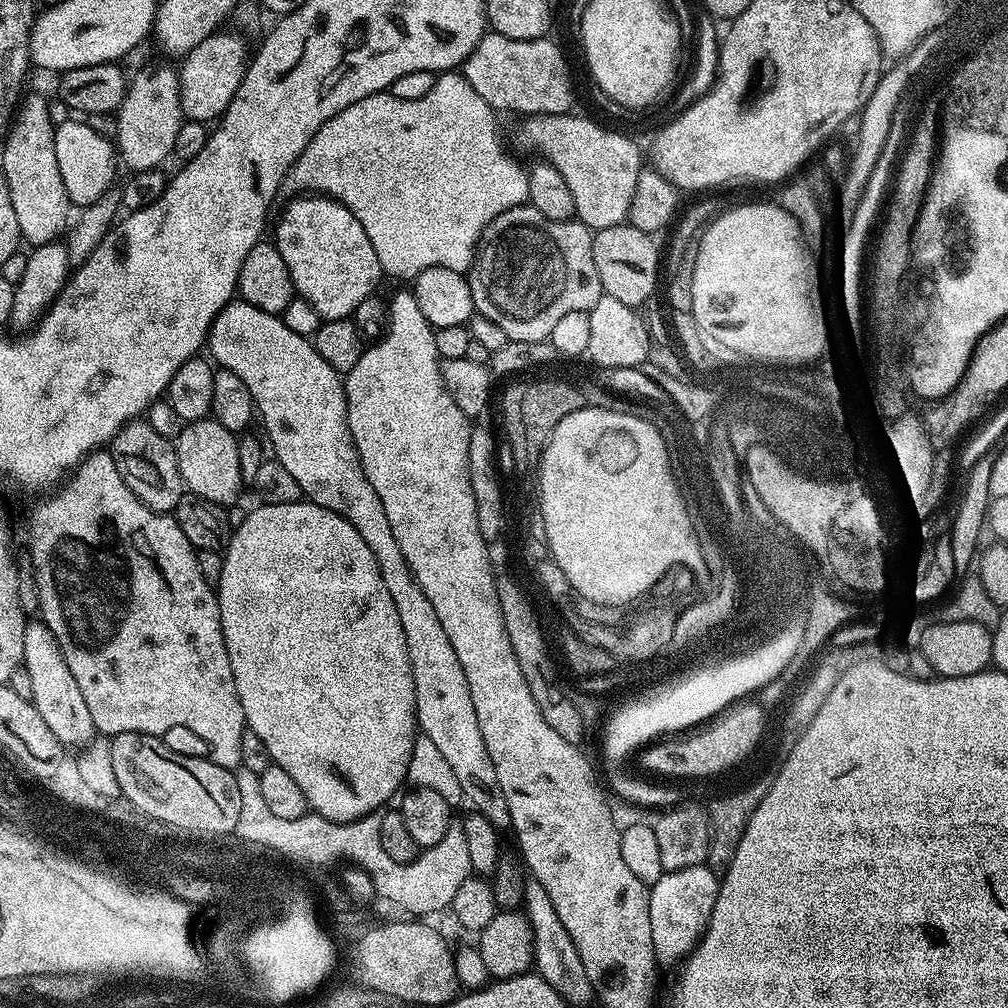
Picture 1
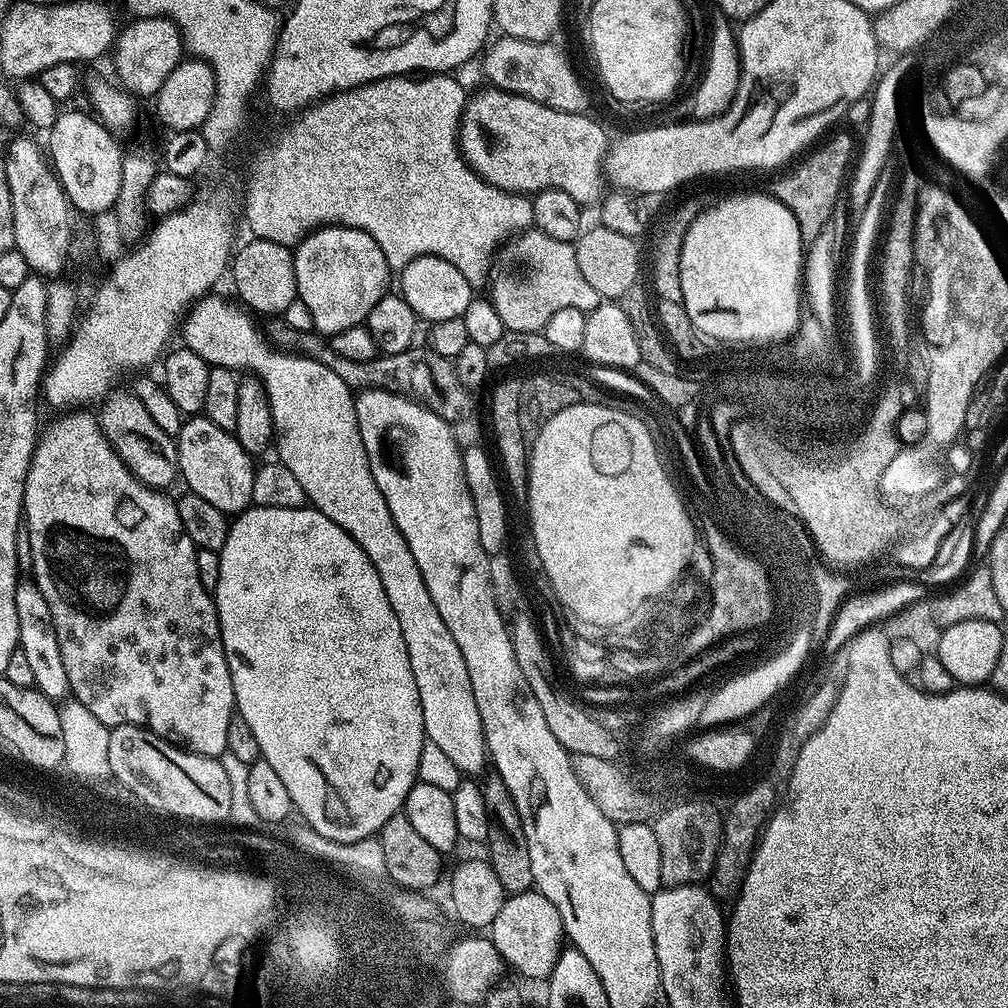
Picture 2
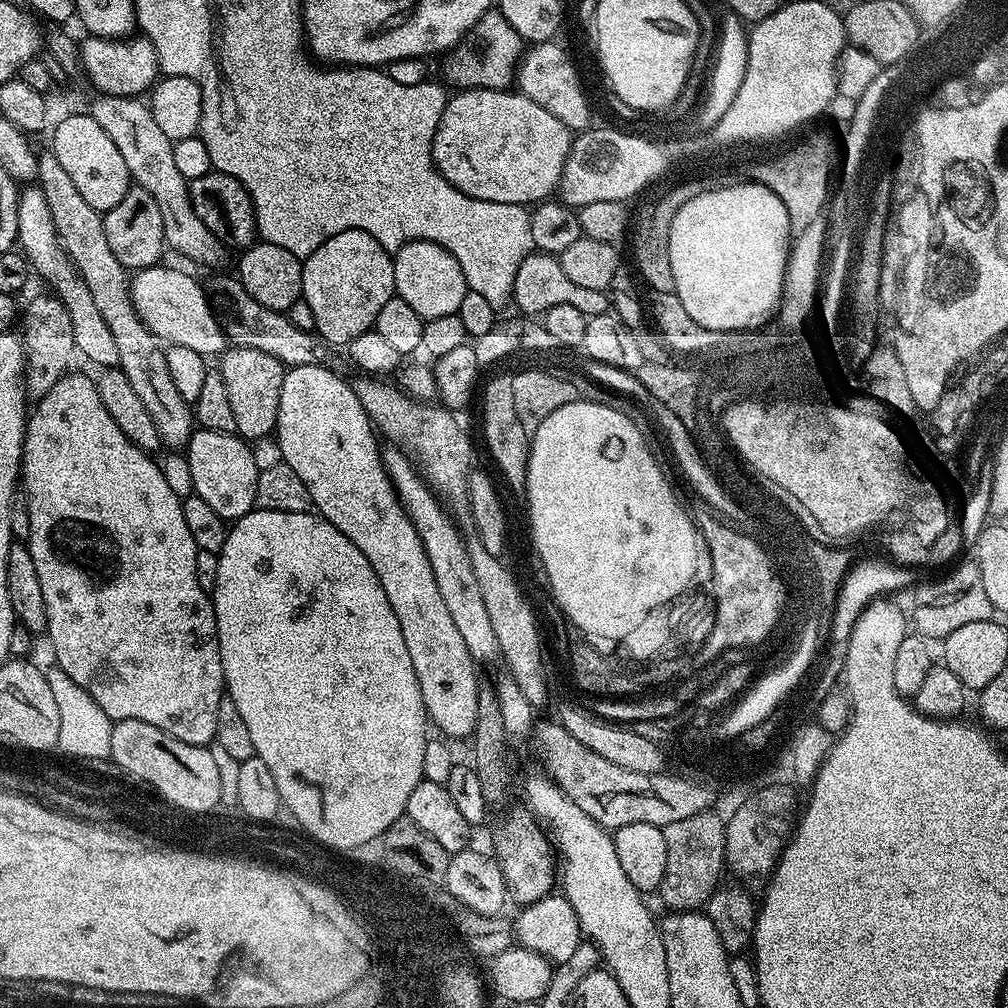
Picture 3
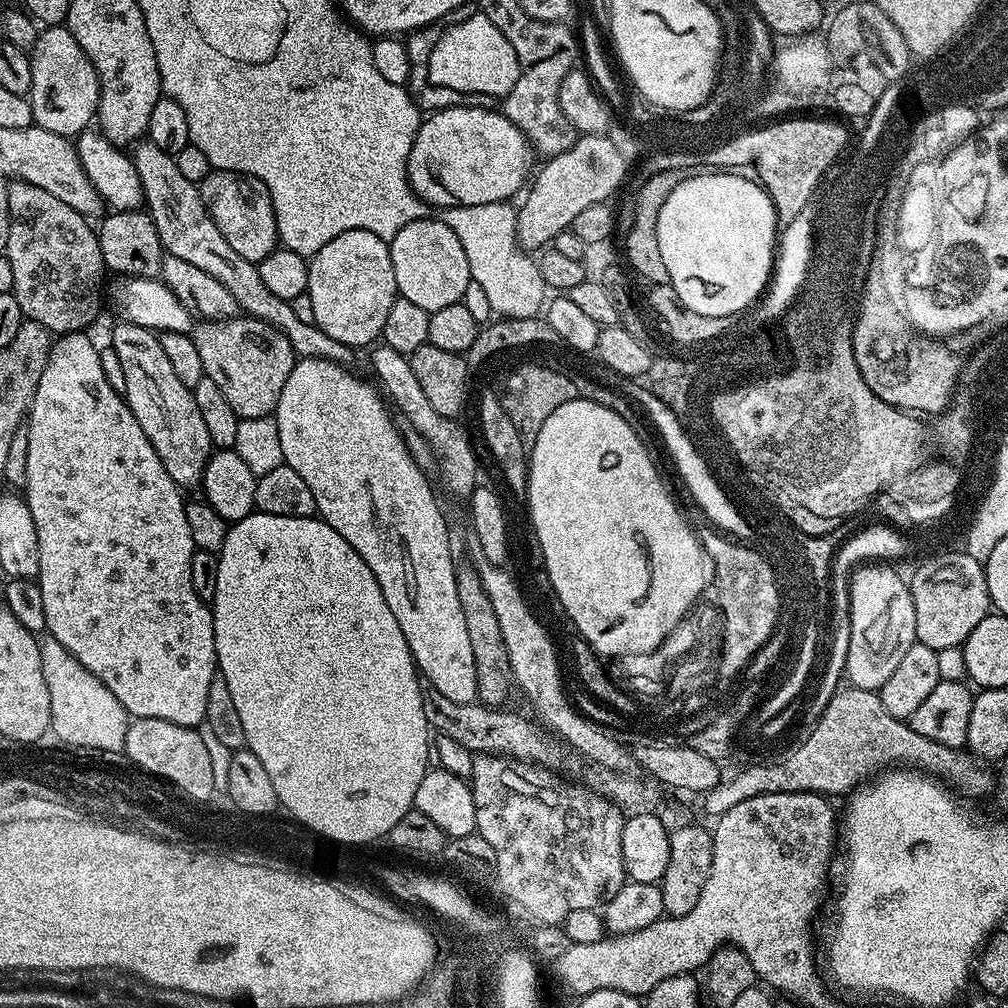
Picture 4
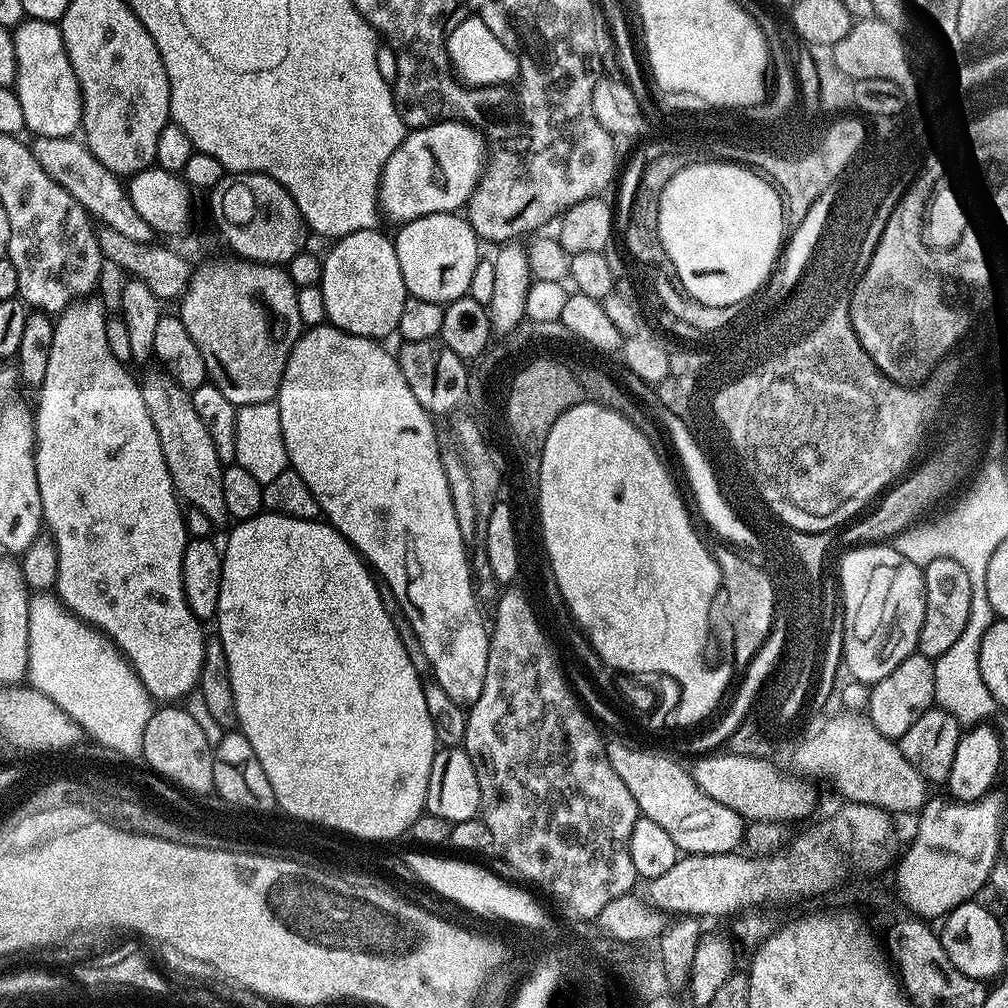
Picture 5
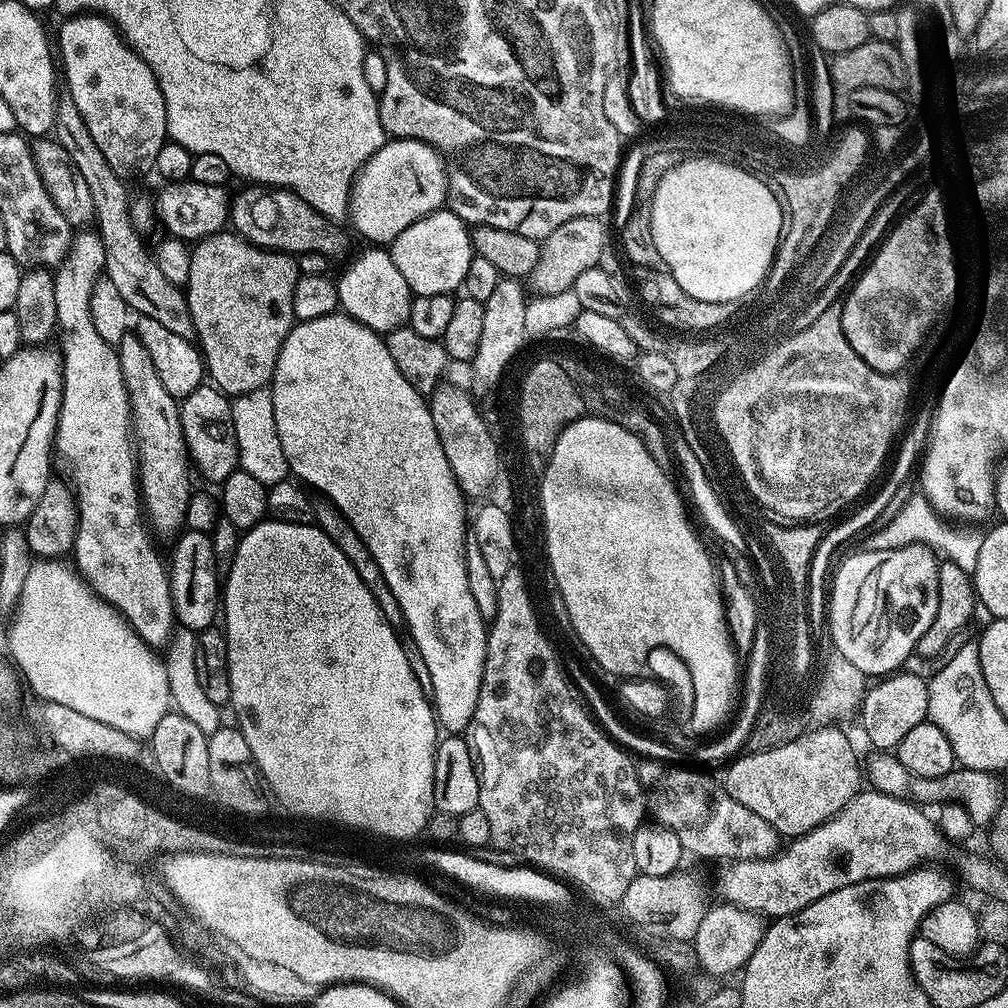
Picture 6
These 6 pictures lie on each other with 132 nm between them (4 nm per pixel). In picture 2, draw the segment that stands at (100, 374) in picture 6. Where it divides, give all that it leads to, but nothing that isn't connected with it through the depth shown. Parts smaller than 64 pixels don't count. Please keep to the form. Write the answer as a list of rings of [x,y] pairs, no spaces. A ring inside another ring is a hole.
[[[76,410],[65,415],[68,417],[58,421],[45,436],[43,433],[39,437],[36,453],[32,455],[32,465],[26,474],[22,513],[23,523],[30,534],[33,554],[31,575],[42,590],[42,598],[46,598],[46,606],[50,606],[50,618],[54,618],[54,630],[58,634],[58,646],[62,650],[62,662],[66,665],[71,695],[79,704],[86,706],[86,710],[90,710],[90,714],[94,714],[98,722],[107,724],[109,729],[120,724],[139,724],[151,728],[159,736],[183,742],[191,751],[199,752],[201,756],[219,758],[228,750],[230,722],[237,715],[236,699],[222,646],[216,601],[213,593],[202,586],[202,578],[198,578],[197,547],[192,543],[190,534],[186,534],[182,518],[178,518],[176,500],[163,491],[145,486],[124,465],[122,458],[118,458],[111,442],[105,438],[104,431],[100,428],[99,419],[95,415],[87,416],[86,413],[84,410]]]

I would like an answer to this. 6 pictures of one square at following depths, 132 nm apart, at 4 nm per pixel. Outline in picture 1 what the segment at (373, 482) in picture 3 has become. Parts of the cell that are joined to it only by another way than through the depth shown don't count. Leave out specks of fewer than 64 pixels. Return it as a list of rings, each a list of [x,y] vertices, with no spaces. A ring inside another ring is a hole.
[[[239,298],[233,299],[214,318],[212,329],[208,332],[207,351],[212,351],[211,359],[217,365],[242,378],[250,389],[250,398],[256,403],[258,420],[264,423],[264,432],[272,443],[271,455],[286,468],[287,473],[298,482],[303,495],[309,501],[326,510],[334,510],[370,546],[370,554],[380,567],[382,582],[386,582],[386,591],[394,598],[394,607],[398,610],[398,618],[402,622],[402,634],[406,634],[406,650],[410,654],[410,666],[414,674],[414,690],[416,691],[416,722],[419,731],[430,742],[434,742],[441,754],[446,757],[450,770],[458,777],[462,785],[465,801],[473,804],[475,811],[485,816],[498,830],[511,829],[510,806],[506,806],[506,794],[502,794],[502,786],[498,786],[498,770],[494,762],[490,762],[486,742],[482,742],[482,730],[478,730],[478,714],[474,714],[474,702],[470,699],[470,686],[466,686],[466,674],[458,662],[458,654],[454,654],[454,646],[450,646],[450,638],[446,638],[446,630],[442,630],[442,622],[438,622],[438,613],[430,606],[430,598],[422,594],[406,557],[402,554],[402,546],[394,538],[394,530],[390,530],[390,522],[386,519],[386,510],[378,494],[374,494],[374,486],[366,478],[360,465],[358,450],[354,446],[354,438],[348,425],[348,407],[344,393],[344,381],[341,373],[335,372],[318,354],[315,343],[302,334],[294,334],[290,326],[280,316],[266,314],[266,310],[258,310],[258,306],[250,306]]]

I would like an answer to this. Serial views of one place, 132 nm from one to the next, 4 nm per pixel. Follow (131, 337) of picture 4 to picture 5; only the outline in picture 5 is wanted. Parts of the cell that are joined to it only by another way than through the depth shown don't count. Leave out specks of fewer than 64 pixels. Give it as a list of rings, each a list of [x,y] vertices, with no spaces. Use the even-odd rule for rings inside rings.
[[[155,371],[146,373],[144,380],[142,376],[139,386],[142,402],[146,402],[146,410],[150,410],[150,422],[154,422],[154,430],[158,430],[158,442],[162,442],[162,454],[176,494],[185,505],[202,510],[213,525],[229,523],[226,498],[222,498],[225,465],[218,458],[218,450],[214,450],[214,438],[210,438],[210,430],[206,430],[202,418],[198,418],[189,389],[176,383],[167,372]]]

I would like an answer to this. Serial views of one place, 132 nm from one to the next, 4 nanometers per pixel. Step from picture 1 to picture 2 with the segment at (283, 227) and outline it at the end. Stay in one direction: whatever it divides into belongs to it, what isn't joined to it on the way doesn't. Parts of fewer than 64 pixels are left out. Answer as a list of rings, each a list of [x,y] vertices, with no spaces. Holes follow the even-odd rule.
[[[321,226],[308,232],[295,245],[294,274],[296,275],[296,295],[314,317],[315,331],[328,338],[336,332],[350,330],[350,326],[364,324],[370,310],[374,310],[374,306],[378,306],[378,302],[389,291],[390,269],[386,262],[386,254],[382,254],[378,242],[374,242],[370,234],[357,228]]]

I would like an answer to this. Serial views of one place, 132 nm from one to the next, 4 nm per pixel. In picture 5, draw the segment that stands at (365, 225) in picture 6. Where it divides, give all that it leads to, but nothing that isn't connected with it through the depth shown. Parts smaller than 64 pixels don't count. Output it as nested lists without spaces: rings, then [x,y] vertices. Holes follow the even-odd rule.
[[[441,120],[424,128],[409,131],[398,150],[390,154],[380,175],[380,202],[383,215],[392,220],[407,222],[430,214],[459,213],[468,203],[486,163],[486,141],[473,125],[455,120]]]

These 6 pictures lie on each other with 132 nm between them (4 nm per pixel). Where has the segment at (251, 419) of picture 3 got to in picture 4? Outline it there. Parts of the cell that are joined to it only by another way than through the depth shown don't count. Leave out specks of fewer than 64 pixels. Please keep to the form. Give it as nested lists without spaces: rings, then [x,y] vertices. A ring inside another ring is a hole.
[[[241,314],[228,320],[197,323],[190,335],[194,346],[198,346],[205,376],[214,378],[236,416],[244,420],[271,417],[275,413],[286,378],[290,378],[290,370],[294,370],[298,359],[290,338],[282,330],[254,316]]]

